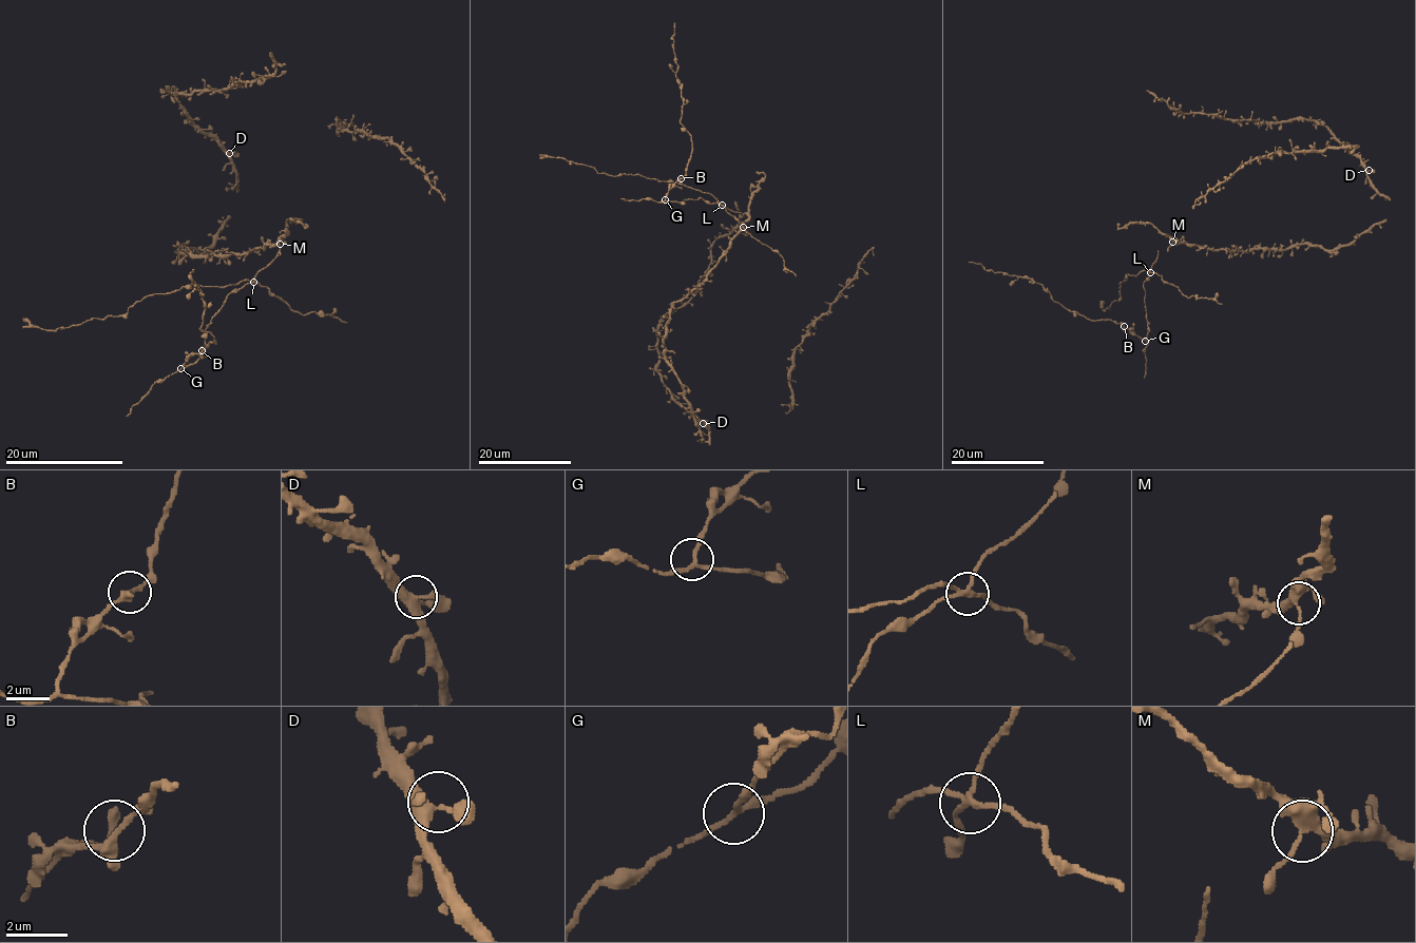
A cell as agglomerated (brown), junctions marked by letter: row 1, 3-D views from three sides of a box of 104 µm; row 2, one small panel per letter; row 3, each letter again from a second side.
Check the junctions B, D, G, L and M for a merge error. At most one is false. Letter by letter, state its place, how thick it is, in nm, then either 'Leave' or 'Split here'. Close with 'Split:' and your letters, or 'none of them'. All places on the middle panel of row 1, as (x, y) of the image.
B: Place: (681, 178). Thickness 200 nm. Leave
D: Place: (703, 423). Thickness 300 nm. Leave
G: Place: (665, 199). Thickness 160 nm. Leave
L: Place: (722, 205). Thickness 190 nm. Split here
M: Place: (743, 227). Thickness 340 nm. Leave
Split: L

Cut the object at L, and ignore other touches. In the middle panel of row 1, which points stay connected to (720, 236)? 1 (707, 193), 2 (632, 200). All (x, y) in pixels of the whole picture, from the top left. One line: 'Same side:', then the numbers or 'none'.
Same side: 2

